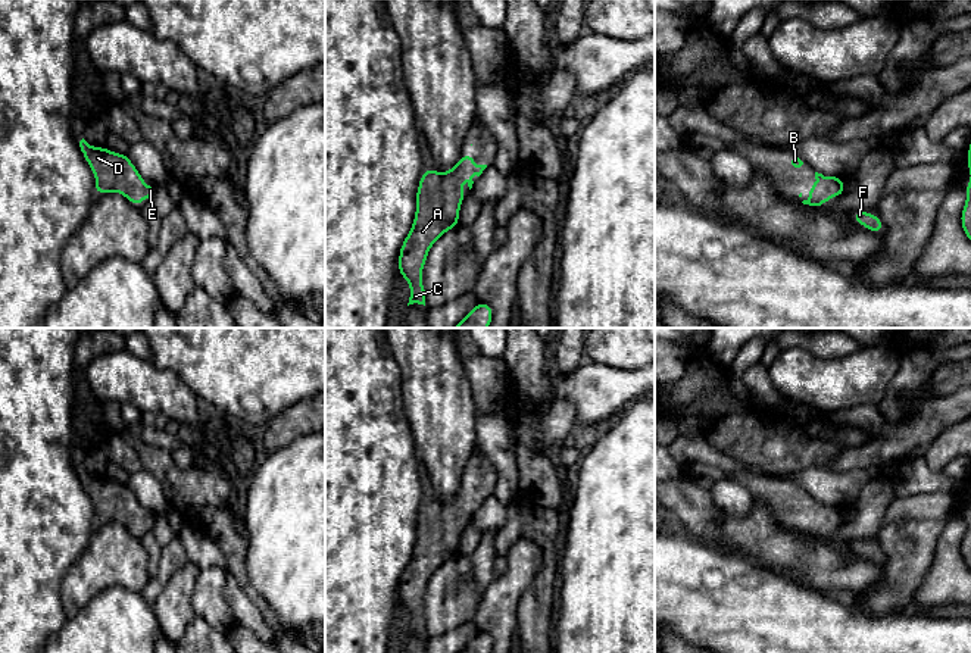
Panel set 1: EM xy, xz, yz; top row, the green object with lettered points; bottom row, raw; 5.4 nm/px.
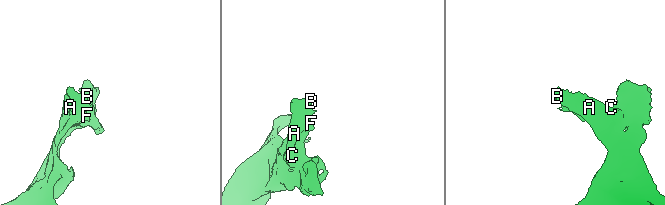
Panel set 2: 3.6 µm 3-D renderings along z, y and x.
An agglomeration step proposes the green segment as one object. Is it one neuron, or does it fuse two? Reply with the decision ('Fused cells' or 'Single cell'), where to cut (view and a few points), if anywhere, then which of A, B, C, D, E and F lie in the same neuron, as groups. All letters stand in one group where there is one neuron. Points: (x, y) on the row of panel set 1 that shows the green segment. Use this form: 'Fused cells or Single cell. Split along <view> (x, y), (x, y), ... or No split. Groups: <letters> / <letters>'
Single cell. No split. Groups: A B C D E F

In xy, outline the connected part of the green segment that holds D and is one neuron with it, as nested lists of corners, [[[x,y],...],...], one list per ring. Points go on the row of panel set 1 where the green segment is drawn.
[[[84,138],[79,147],[96,176],[94,193],[97,196],[116,191],[134,206],[141,206],[144,197],[152,201],[156,185],[138,174],[127,154],[110,151],[106,147],[93,147]]]

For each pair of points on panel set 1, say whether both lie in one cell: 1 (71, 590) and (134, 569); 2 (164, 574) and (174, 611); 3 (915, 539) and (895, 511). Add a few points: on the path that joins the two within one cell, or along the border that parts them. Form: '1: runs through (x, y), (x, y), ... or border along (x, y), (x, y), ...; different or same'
1: runs through (87, 577), (96, 569), (118, 569); same
2: border along (189, 561), (165, 584); different
3: border along (937, 519), (895, 519), (881, 525); different

